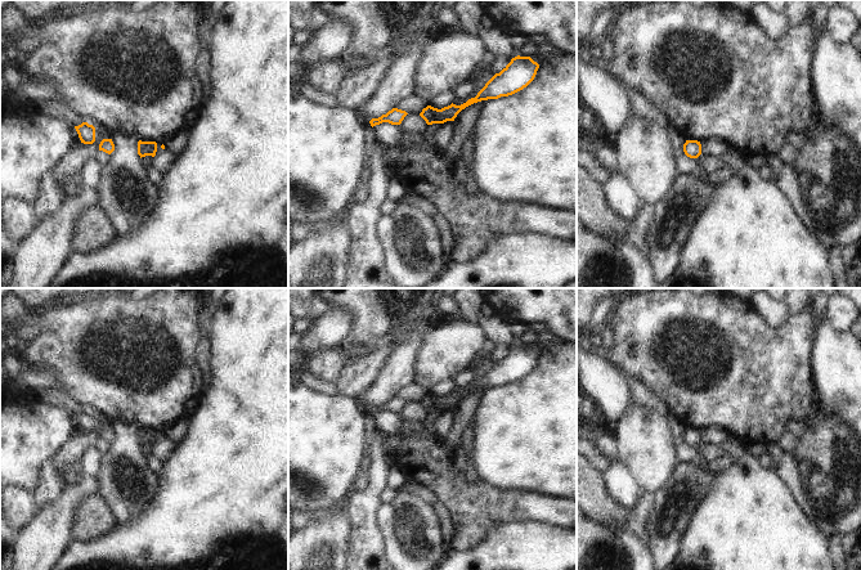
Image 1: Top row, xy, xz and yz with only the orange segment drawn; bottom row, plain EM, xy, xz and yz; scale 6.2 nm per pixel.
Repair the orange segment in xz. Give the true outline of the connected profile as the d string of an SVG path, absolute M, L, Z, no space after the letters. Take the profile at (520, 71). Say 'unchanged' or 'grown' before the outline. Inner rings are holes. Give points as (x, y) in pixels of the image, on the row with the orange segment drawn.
unchanged | M517 55L512 58L499 73L495 73L475 98L468 99L461 106L452 103L441 109L427 106L422 109L420 116L426 121L427 125L454 121L462 109L474 103L508 97L523 90L534 80L538 68L539 64L530 57Z

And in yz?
unchanged | M686 140L683 152L690 158L698 158L701 154L701 144L698 140Z

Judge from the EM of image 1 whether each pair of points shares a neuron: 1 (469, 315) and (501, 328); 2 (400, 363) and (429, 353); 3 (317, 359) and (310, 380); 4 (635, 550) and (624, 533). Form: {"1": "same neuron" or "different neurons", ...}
{"1": "same neuron", "2": "different neurons", "3": "different neurons", "4": "same neuron"}

